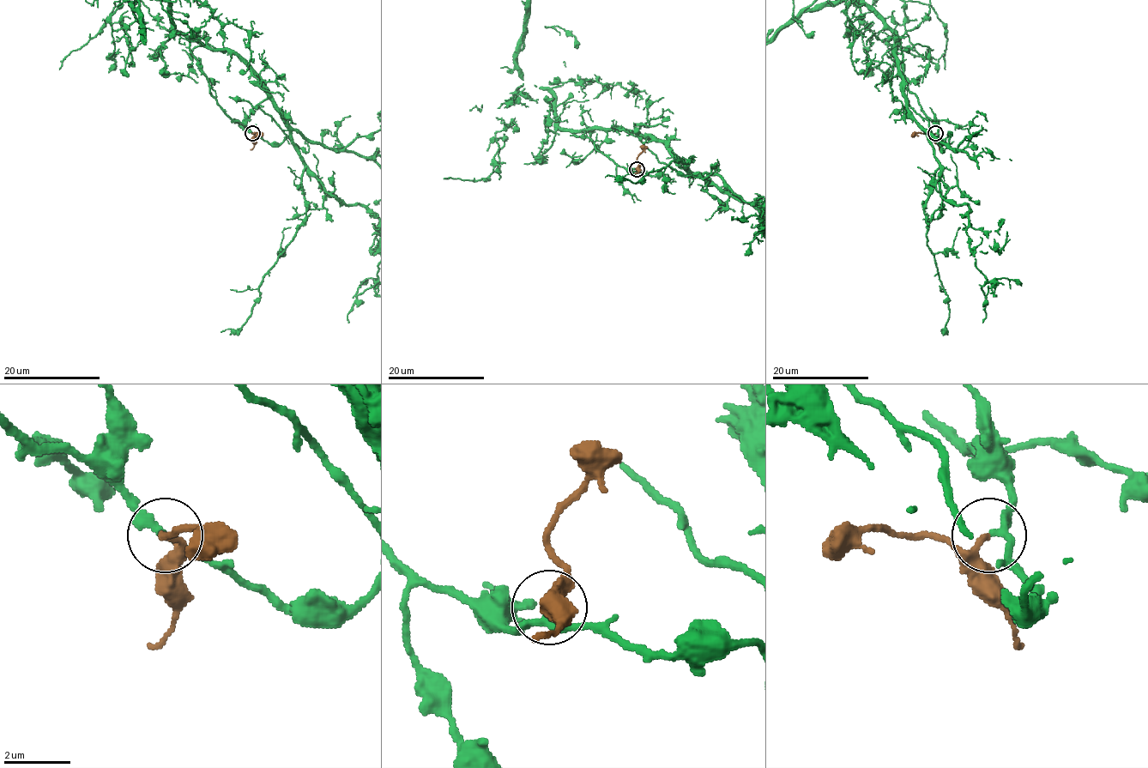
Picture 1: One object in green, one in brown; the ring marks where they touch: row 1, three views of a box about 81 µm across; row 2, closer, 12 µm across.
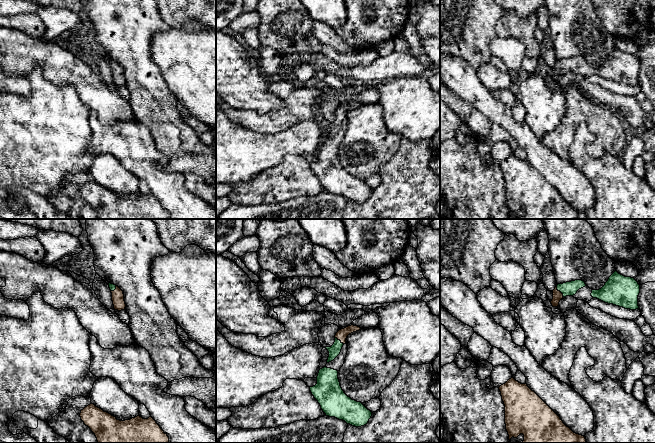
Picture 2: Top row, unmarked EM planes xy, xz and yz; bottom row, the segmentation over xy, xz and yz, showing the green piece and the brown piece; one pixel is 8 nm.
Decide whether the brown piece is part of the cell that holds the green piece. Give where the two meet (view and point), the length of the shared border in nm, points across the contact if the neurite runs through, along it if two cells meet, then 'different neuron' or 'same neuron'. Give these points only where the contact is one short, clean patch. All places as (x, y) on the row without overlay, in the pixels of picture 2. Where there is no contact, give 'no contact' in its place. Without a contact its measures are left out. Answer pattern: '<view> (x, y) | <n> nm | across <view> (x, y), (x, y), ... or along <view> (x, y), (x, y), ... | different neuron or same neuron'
yz (559, 66) | 110 nm | across yz (569, 64), (559, 66), (557, 71) | same neuron

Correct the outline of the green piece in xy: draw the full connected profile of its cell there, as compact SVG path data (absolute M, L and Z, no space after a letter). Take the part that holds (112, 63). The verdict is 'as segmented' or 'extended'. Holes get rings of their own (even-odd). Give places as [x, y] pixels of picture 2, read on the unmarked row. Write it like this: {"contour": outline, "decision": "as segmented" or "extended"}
{"contour": "M109 59L108 61L112 69L114 85L118 87L125 86L126 80L124 77L123 67L114 60Z", "decision": "extended"}

